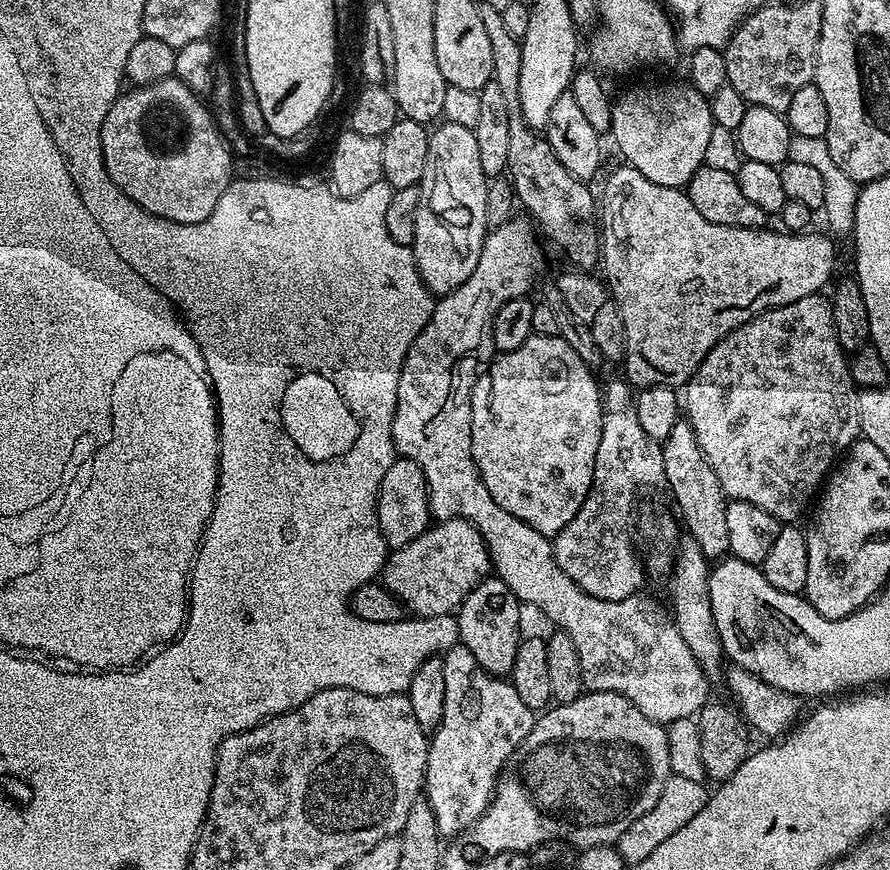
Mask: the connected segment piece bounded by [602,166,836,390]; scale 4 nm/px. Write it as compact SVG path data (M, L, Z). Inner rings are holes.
M623 166L616 168L608 176L604 184L604 200L602 196L602 268L604 264L603 279L606 281L610 293L611 303L618 306L622 314L622 322L626 326L626 342L628 351L623 361L623 375L633 389L639 390L650 386L666 386L676 388L687 384L688 379L698 370L698 366L726 338L731 332L736 332L746 322L750 322L758 314L770 311L771 308L786 306L790 302L798 302L798 298L817 295L828 284L832 271L836 268L836 244L833 237L819 236L816 230L797 232L795 234L787 230L780 232L768 232L763 228L739 228L738 226L718 226L718 222L710 222L698 214L694 202L690 202L687 191L671 188L670 186L658 186L650 182L634 167Z

